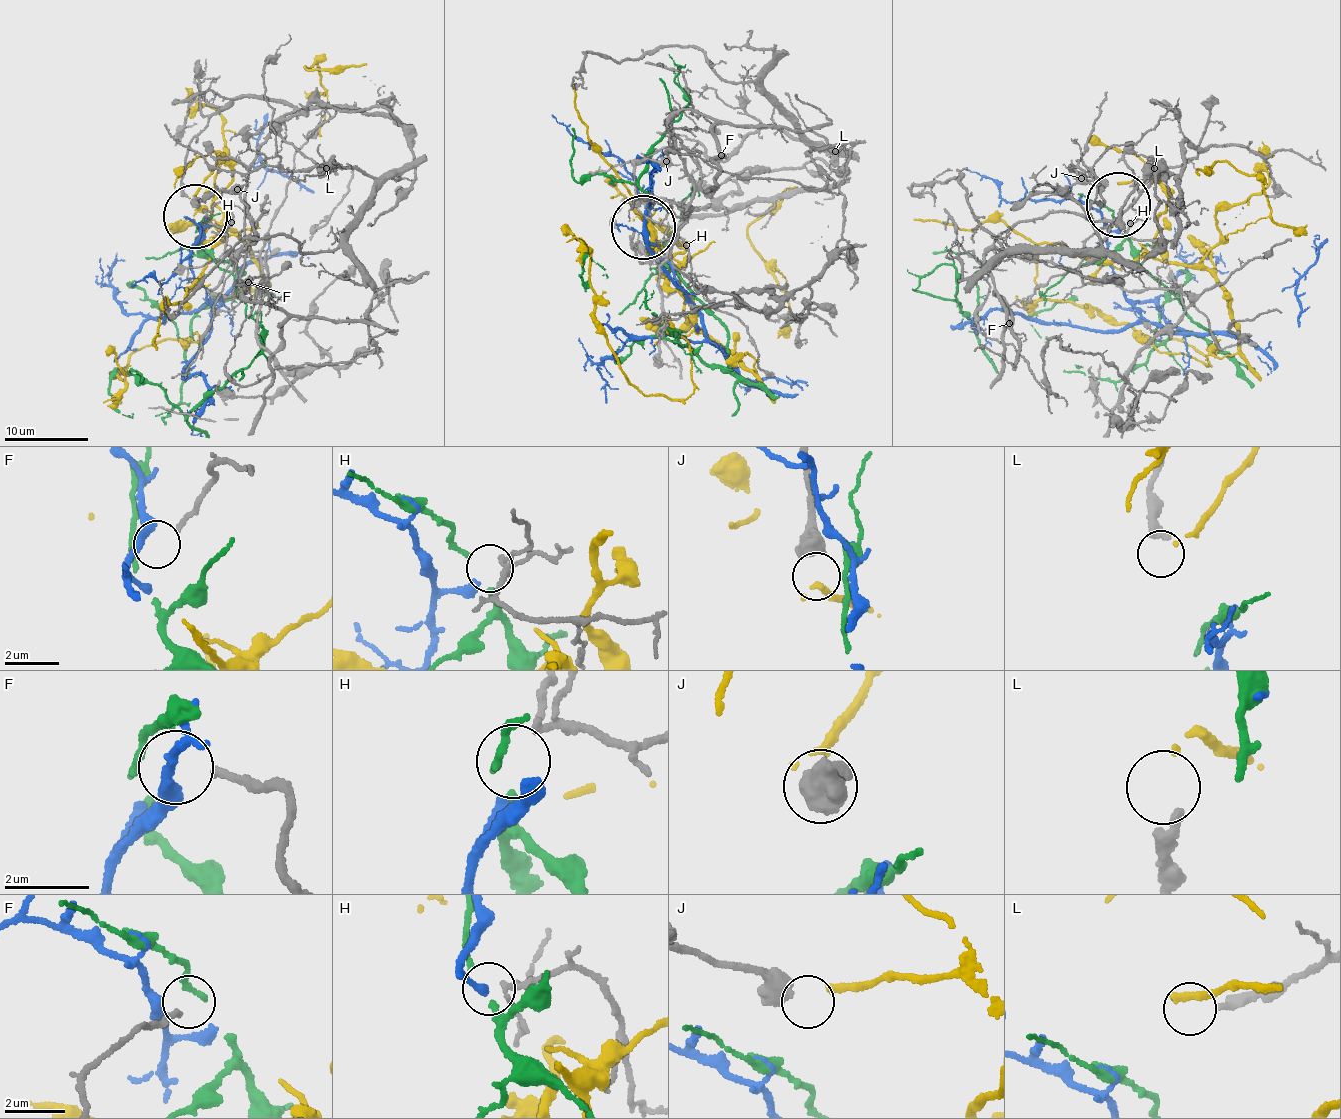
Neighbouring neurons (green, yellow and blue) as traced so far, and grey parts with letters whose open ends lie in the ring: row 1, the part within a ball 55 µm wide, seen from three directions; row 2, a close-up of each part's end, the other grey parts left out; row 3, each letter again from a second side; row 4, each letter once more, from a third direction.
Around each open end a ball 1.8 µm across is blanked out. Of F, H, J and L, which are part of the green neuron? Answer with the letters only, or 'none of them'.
none of them

